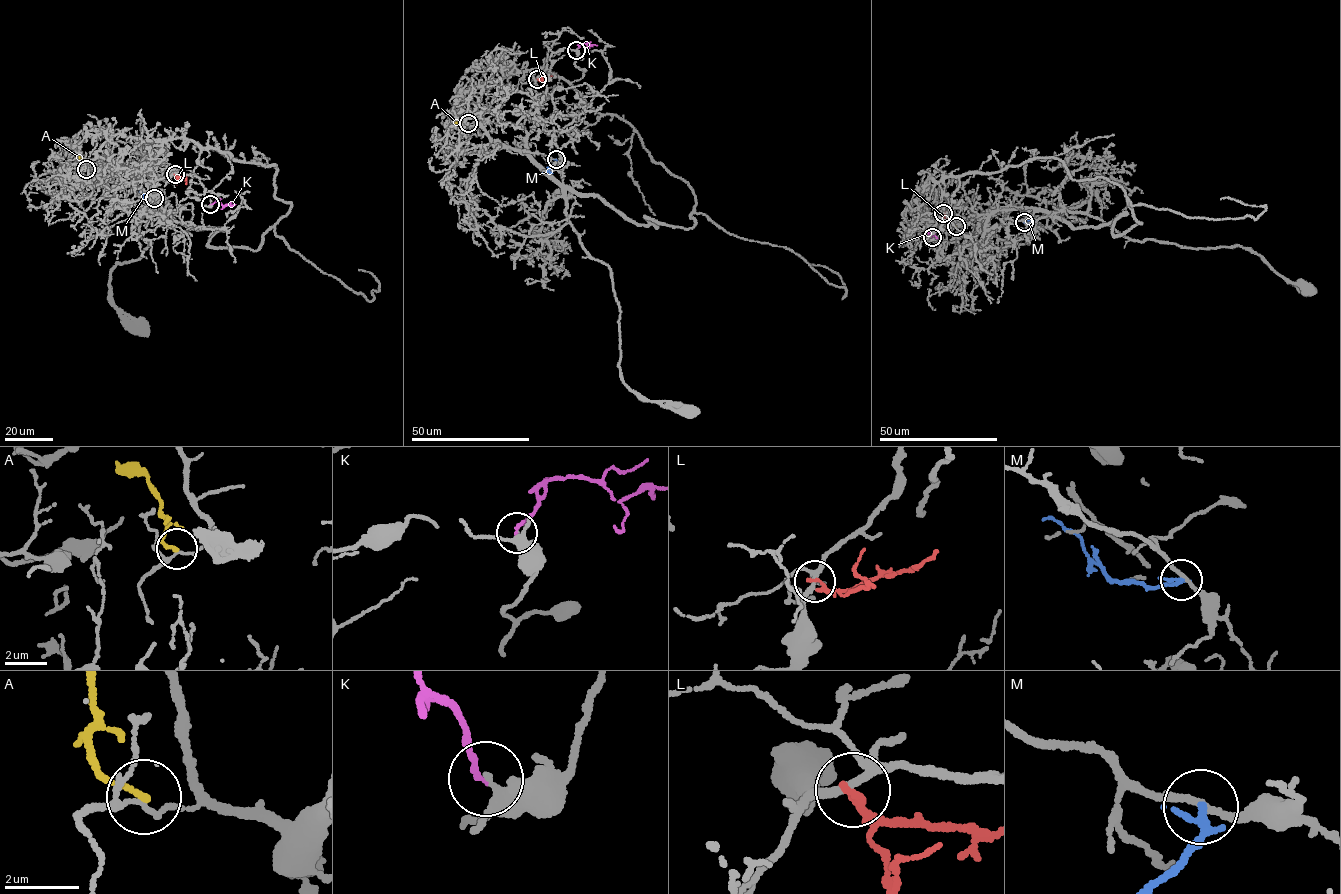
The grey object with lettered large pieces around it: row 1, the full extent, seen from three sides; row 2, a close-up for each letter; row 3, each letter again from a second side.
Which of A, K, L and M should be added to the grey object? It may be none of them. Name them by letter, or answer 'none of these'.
L

